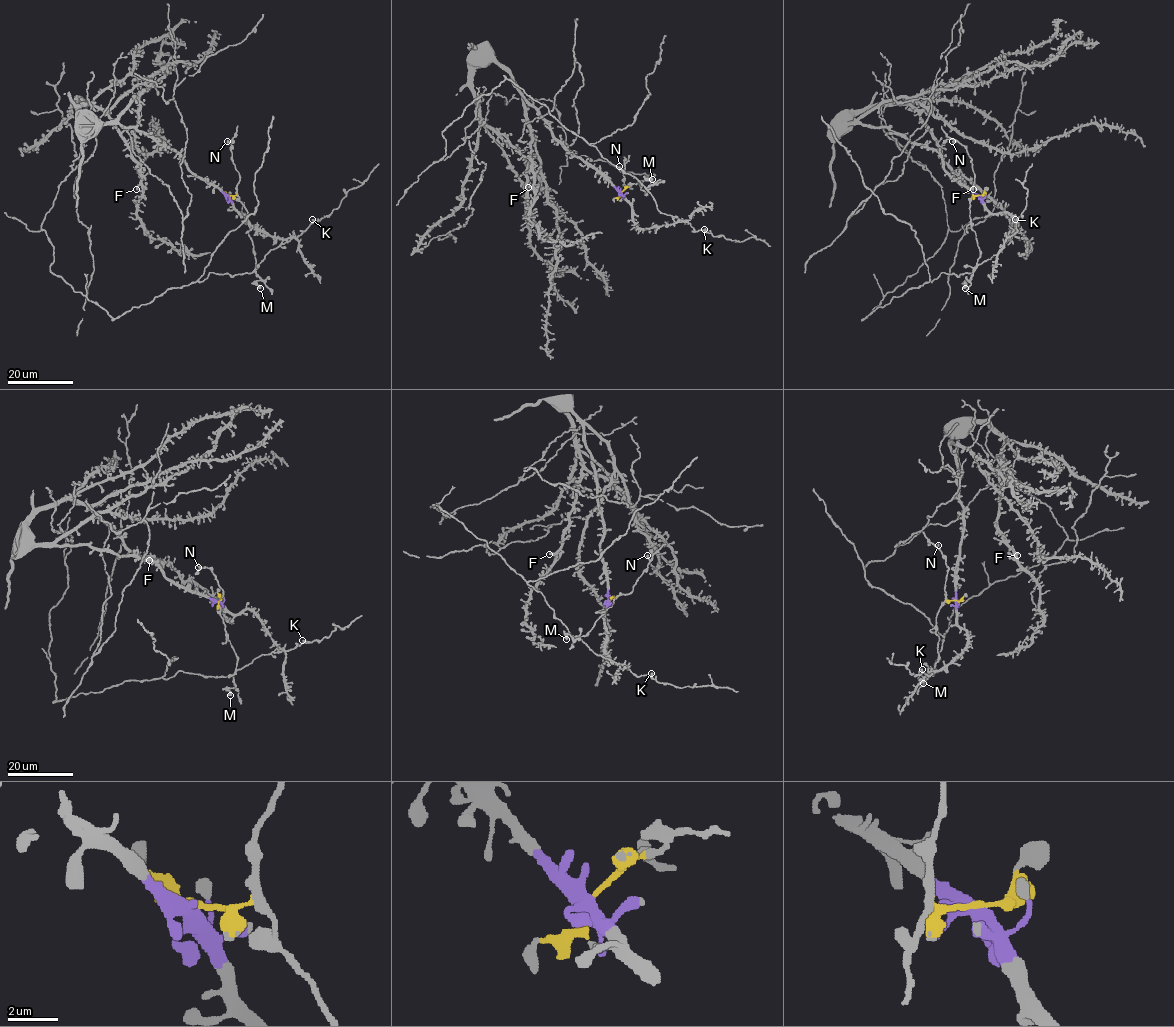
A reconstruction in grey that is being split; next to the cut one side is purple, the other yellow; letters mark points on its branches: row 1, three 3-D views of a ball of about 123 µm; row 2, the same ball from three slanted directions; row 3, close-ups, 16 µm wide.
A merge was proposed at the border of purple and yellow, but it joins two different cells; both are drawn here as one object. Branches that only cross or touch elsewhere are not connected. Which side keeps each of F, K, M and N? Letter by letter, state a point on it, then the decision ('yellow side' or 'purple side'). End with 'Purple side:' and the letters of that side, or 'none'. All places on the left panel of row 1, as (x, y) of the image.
F: place (136, 189); purple side
K: place (312, 219); purple side
M: place (260, 288); yellow side
N: place (227, 141); yellow side
Purple side: F, K

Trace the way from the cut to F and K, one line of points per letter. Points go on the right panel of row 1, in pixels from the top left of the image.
F: (979, 195), (944, 168), (936, 151), (887, 127), (848, 123), (880, 105), (910, 105), (941, 158), (973, 189)
K: (979, 195), (992, 213), (1008, 213), (1014, 223), (1009, 239), (1017, 231), (1018, 222), (1014, 219)

